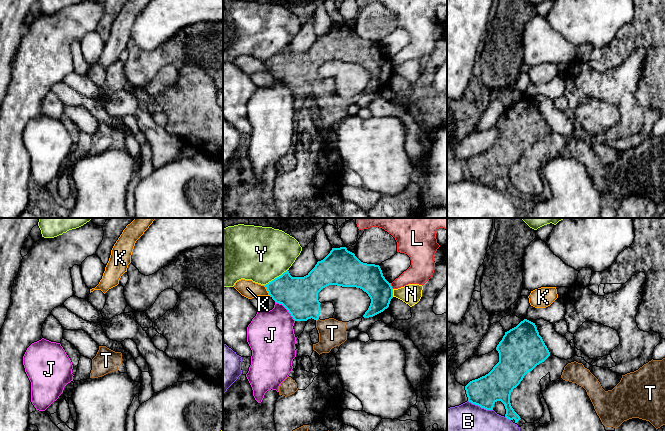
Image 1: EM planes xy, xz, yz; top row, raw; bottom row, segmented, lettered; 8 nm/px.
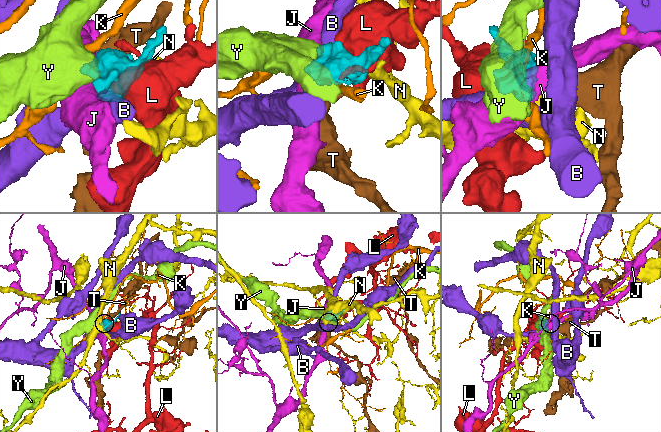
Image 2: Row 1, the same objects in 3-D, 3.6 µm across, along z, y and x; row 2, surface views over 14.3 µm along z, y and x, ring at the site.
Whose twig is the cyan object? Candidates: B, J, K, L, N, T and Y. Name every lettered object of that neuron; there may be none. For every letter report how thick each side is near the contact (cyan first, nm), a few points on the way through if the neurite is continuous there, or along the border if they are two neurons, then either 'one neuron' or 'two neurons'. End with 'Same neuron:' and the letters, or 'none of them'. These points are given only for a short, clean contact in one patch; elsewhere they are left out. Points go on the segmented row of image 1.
B: 240 nm thick on the cyan side, 220 nm on the other; border along yz (468, 400), (492, 410); two neurons
J: 300 nm thick on the cyan side, 380 nm on the other; two neurons
K: 280 nm thick on the cyan side, 140 nm on the other; border along xz (264, 285), (270, 295); two neurons
L: 220 nm thick on the cyan side, 180 nm on the other; two neurons
N: 220 nm thick on the cyan side, 160 nm on the other; border along xz (392, 289), (393, 296); two neurons
T: 300 nm thick on the cyan side, 220 nm on the other; runs through xz (299, 295), (317, 319), (332, 333); one neuron
Y: 300 nm thick on the cyan side, 440 nm on the other; two neurons
Same neuron: T

